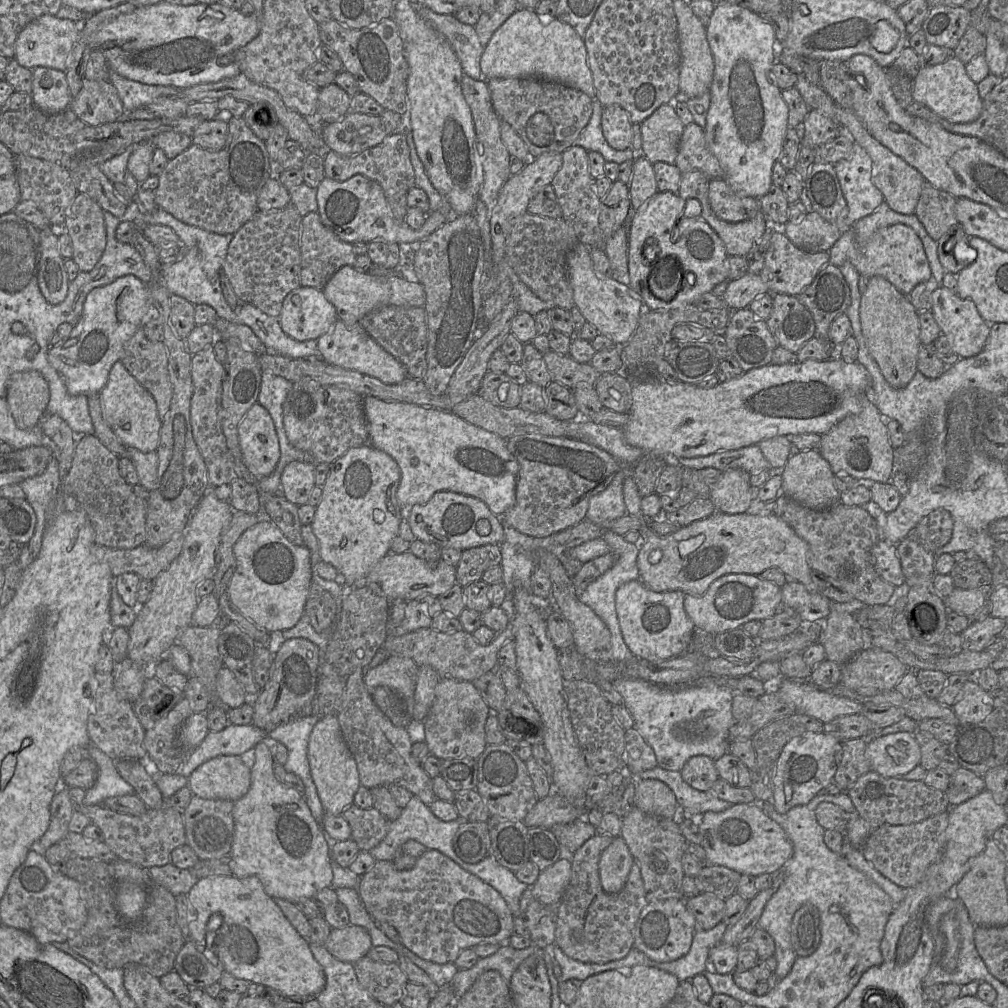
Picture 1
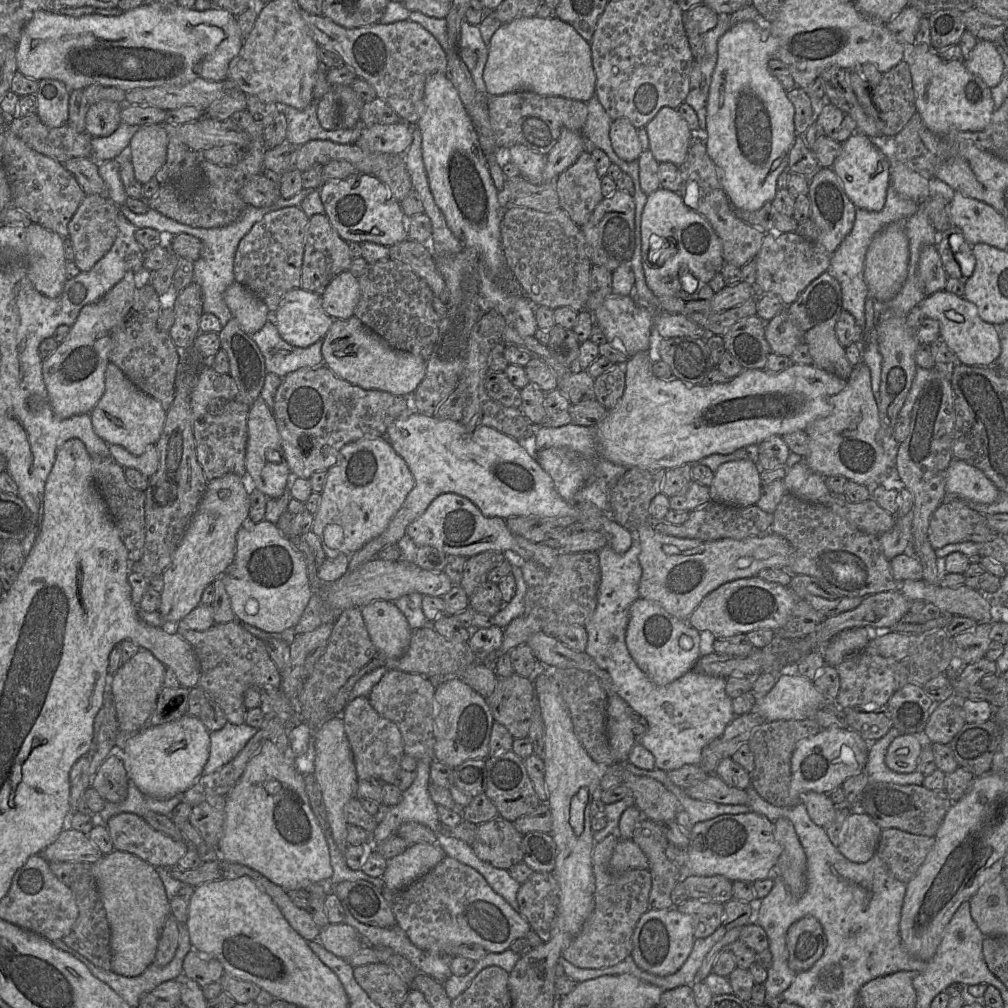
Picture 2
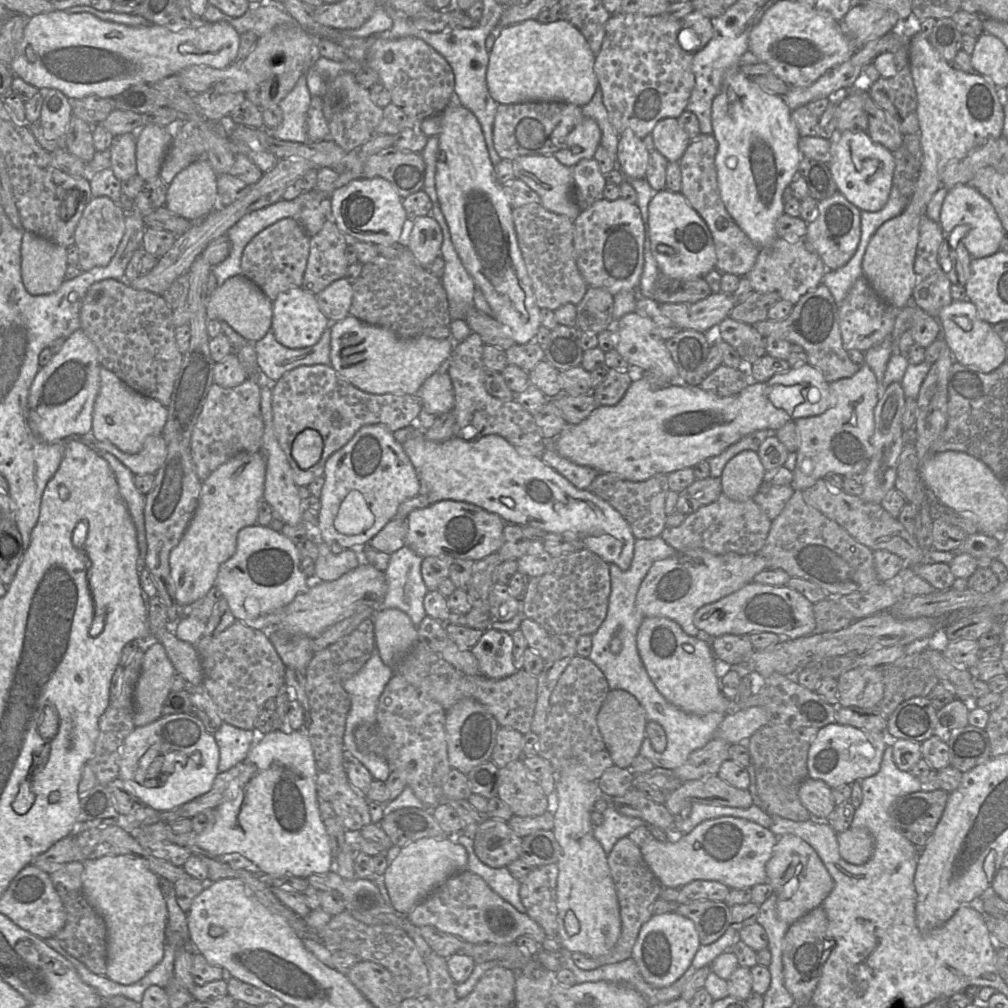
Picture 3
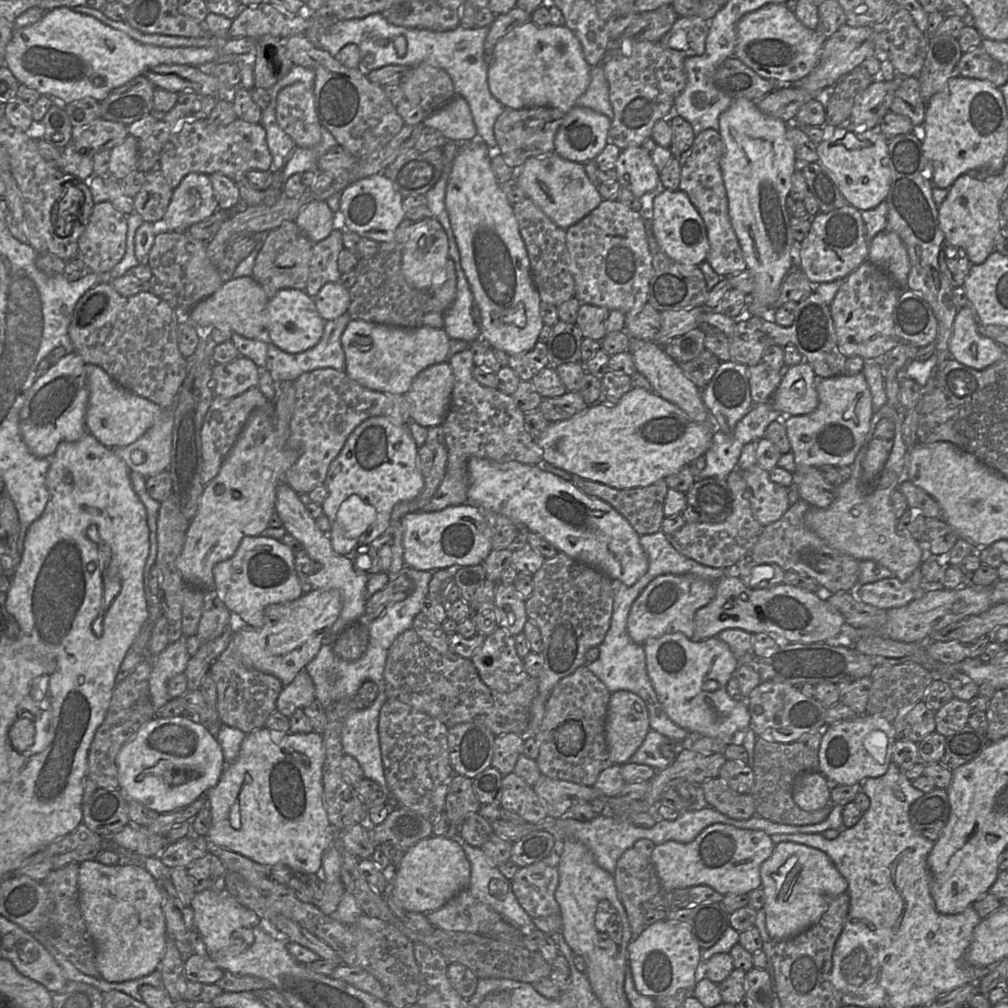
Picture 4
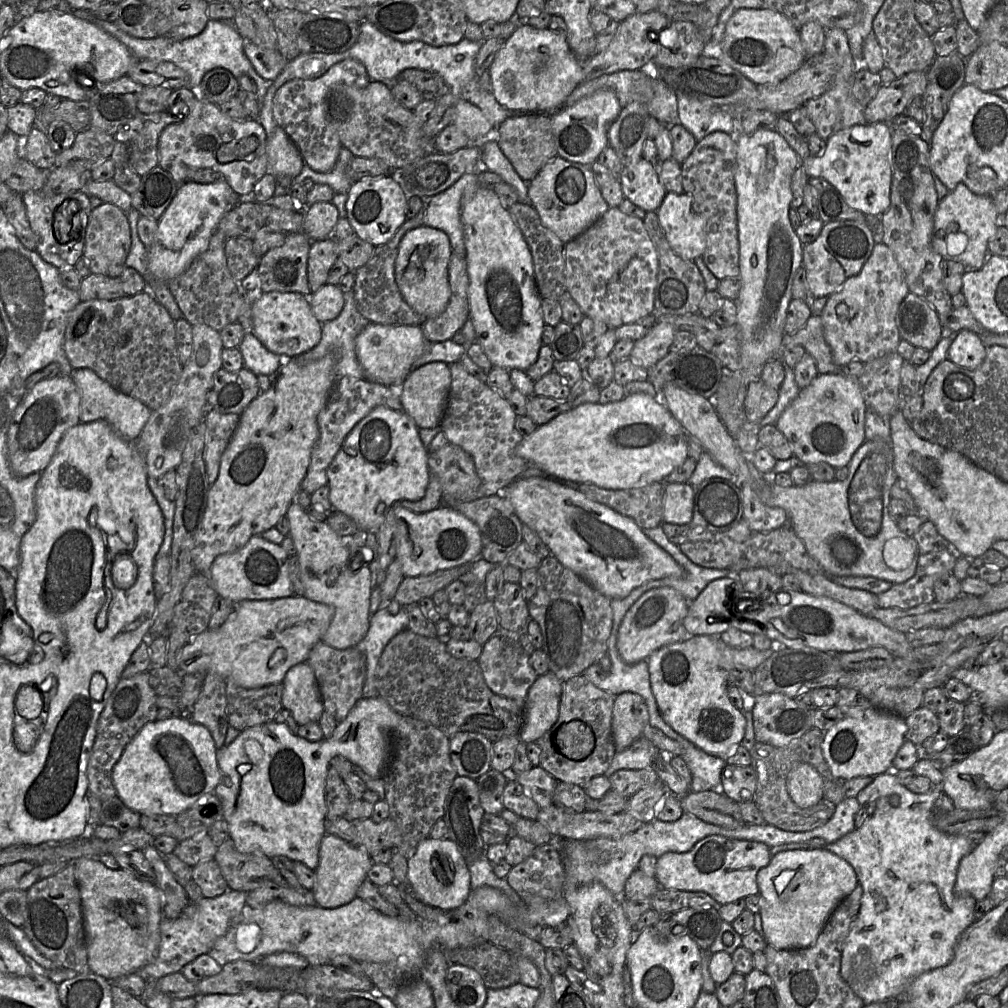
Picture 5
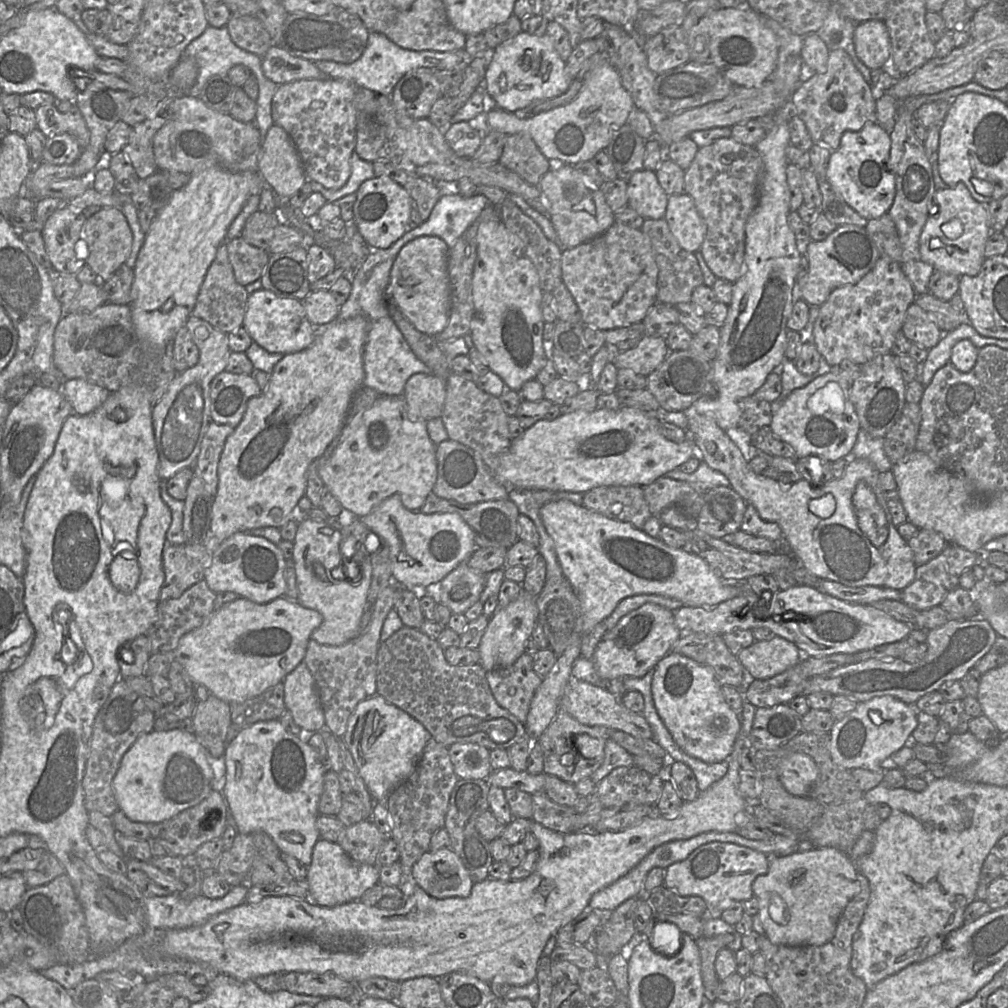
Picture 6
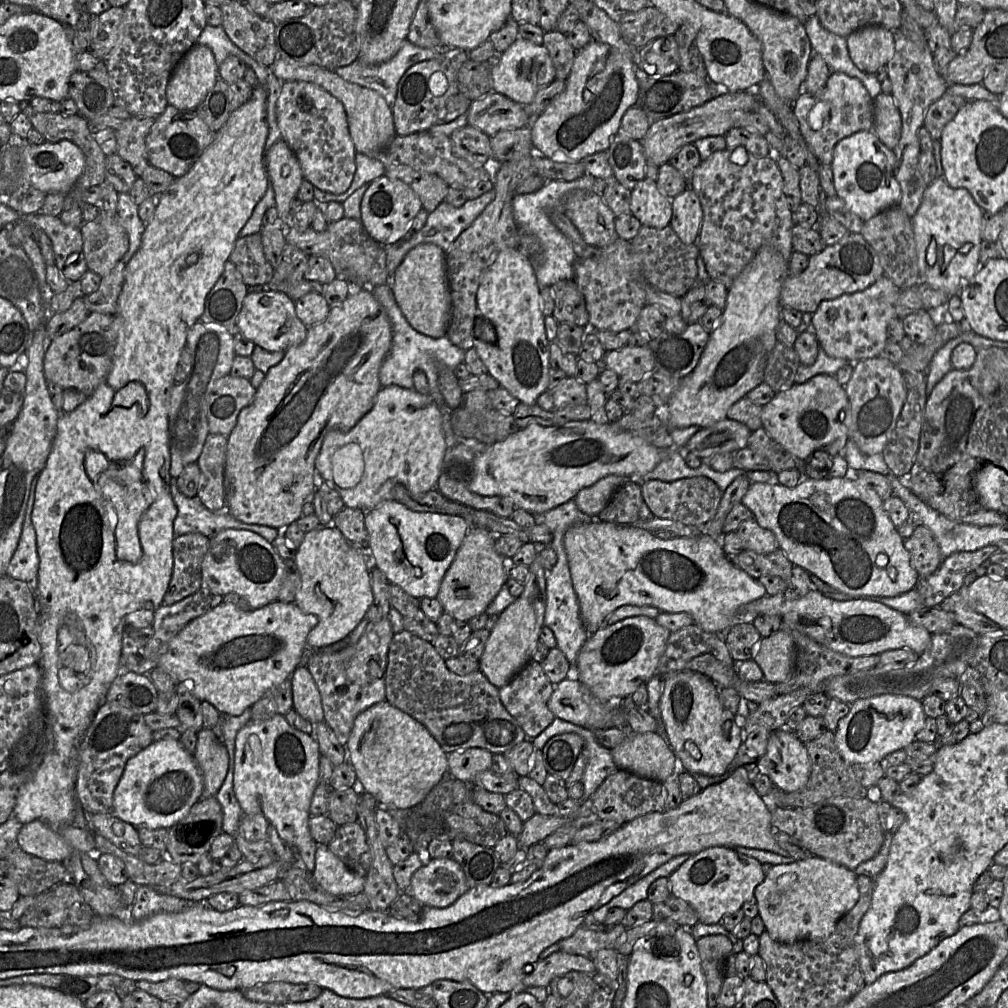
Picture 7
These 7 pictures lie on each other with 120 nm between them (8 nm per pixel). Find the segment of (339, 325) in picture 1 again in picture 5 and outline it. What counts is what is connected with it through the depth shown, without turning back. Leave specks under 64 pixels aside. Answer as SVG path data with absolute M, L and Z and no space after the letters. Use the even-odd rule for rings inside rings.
M369 323L355 339L355 351L366 380L389 387L400 387L414 369L414 363L425 352L429 342L426 340L421 326L396 326Z

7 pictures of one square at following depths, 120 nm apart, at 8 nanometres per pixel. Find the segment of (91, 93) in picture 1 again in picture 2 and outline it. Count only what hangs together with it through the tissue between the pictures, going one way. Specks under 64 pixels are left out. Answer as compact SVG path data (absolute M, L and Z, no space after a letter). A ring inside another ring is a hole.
M100 101L88 107L86 114L86 132L92 137L107 137L121 123L122 104L114 101Z

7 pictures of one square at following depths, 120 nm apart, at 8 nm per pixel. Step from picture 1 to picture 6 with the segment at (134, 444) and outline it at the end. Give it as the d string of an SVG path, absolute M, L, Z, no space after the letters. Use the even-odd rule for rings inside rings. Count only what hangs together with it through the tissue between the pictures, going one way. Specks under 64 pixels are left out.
M75 378L63 383L62 394L71 405L73 413L86 415L98 408L110 391L87 380Z

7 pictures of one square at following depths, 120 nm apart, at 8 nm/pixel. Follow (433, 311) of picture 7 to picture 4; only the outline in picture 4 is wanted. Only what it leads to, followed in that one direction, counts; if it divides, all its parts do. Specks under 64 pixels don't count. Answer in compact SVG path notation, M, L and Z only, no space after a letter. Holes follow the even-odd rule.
M431 216L414 222L405 230L401 268L406 281L416 289L428 290L433 276L440 273L449 259L449 241L443 226Z

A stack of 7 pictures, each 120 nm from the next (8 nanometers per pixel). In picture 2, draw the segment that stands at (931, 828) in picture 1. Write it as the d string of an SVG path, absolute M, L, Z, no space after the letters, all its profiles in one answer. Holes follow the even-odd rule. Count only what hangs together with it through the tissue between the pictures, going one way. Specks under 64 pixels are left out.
M887 828L881 832L876 854L897 880L907 884L916 875L934 842L934 837Z

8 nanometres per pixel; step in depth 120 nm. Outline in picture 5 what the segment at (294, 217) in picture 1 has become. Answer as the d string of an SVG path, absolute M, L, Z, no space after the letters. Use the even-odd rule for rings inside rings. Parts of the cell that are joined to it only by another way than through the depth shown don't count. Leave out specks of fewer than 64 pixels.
M286 233L282 246L266 252L259 261L260 293L295 292L309 297L307 267L312 241L304 233Z

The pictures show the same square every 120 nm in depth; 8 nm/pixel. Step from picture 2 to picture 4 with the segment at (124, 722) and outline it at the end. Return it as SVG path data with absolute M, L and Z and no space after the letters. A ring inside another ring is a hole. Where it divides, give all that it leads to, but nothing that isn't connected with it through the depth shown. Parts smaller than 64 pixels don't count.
M187 637L170 643L160 654L152 657L149 692L154 710L158 712L170 699L168 682L178 674L184 674L191 658L186 646Z

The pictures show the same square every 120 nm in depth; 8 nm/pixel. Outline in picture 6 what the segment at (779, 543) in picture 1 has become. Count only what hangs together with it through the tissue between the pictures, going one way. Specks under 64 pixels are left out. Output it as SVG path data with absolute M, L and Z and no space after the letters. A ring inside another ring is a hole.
M648 602L623 616L613 629L606 631L592 661L598 675L605 680L643 677L669 654L682 634L675 625L673 611Z

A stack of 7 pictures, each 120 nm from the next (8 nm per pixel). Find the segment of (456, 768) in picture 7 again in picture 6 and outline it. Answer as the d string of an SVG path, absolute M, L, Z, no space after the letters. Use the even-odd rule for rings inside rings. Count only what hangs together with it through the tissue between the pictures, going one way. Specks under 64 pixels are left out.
M454 743L448 747L449 757L455 774L459 779L485 780L492 772L490 765L490 751L476 743Z

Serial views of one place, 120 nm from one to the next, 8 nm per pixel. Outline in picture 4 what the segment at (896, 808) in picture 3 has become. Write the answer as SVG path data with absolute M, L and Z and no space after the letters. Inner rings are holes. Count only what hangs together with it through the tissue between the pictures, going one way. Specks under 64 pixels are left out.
M935 788L910 807L909 819L914 830L935 842L947 823L950 805L946 789Z

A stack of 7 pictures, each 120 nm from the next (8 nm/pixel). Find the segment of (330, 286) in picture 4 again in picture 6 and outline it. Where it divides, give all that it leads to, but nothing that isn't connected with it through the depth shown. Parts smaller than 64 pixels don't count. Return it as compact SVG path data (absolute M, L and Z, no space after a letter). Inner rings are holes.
M328 290L310 292L302 303L308 320L315 327L333 322L340 312L340 305Z

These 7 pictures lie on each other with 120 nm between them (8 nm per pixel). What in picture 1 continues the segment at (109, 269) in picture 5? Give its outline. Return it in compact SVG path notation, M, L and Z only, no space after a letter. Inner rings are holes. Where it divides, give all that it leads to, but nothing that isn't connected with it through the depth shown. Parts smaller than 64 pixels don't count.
M77 193L67 211L63 228L72 241L71 259L81 272L89 272L106 247L104 210L87 195Z

